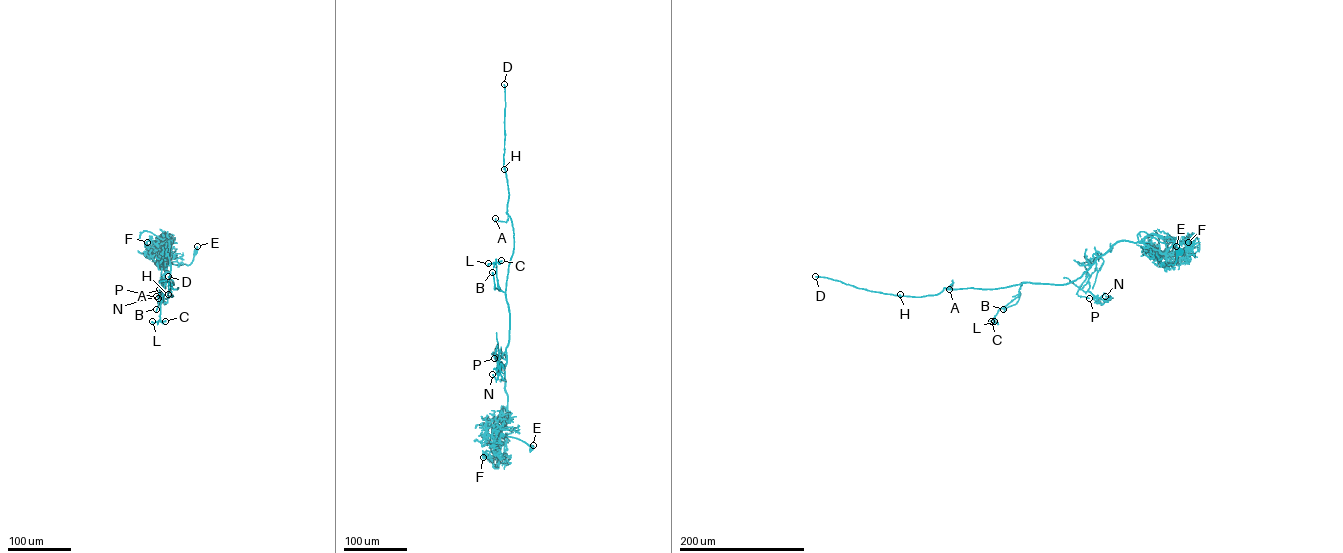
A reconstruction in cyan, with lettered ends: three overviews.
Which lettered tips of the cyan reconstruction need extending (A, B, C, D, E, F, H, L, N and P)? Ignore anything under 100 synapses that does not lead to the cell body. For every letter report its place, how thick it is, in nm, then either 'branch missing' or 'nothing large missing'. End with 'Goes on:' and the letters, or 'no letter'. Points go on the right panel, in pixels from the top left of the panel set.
A: (949, 289) | 600 nm | nothing large missing
B: (1003, 309) | 160 nm | nothing large missing
C: (991, 321) | 550 nm | nothing large missing
D: (815, 276) | 260 nm | branch missing
E: (1176, 246) | 190 nm | nothing large missing
F: (1188, 242) | 110 nm | nothing large missing
H: (900, 294) | 240 nm | branch missing
L: (994, 321) | 140 nm | nothing large missing
N: (1105, 296) | 650 nm | nothing large missing
P: (1089, 298) | 150 nm | nothing large missing
Goes on: D, H

